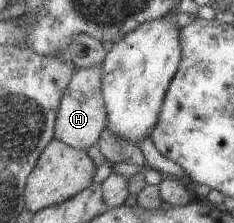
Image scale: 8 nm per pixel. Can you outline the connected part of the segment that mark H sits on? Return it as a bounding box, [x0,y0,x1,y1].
[54,65,106,151]

